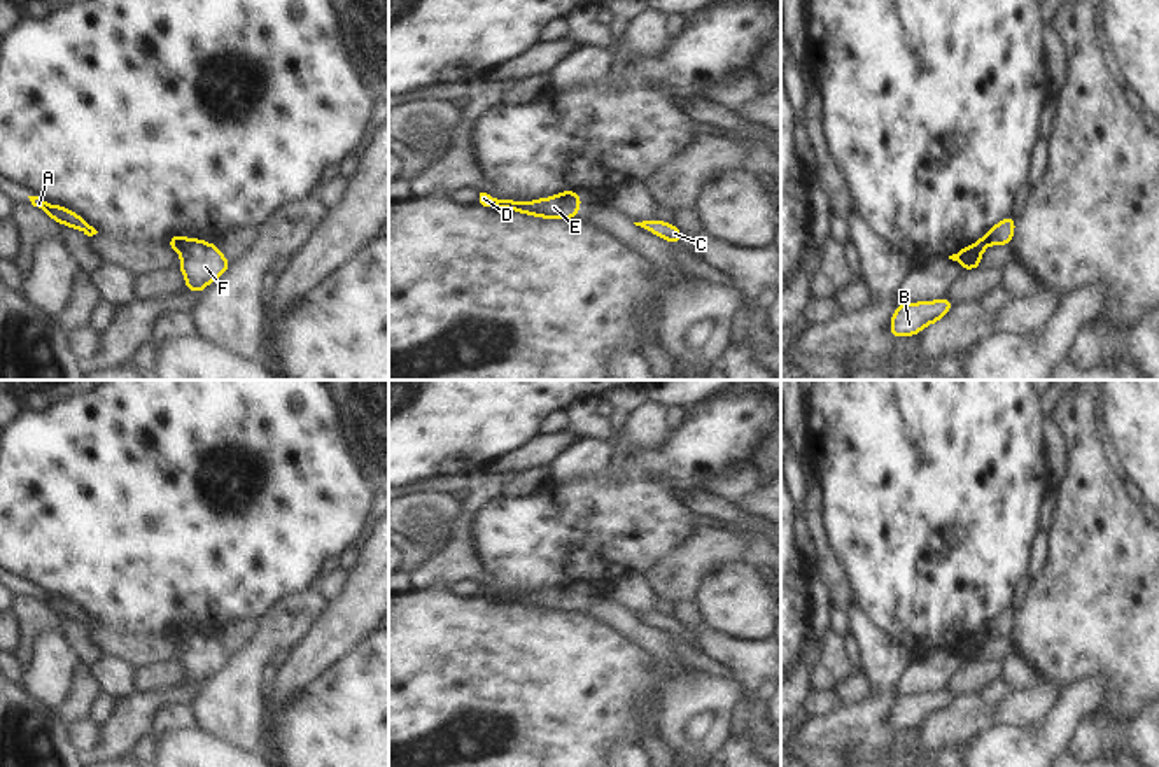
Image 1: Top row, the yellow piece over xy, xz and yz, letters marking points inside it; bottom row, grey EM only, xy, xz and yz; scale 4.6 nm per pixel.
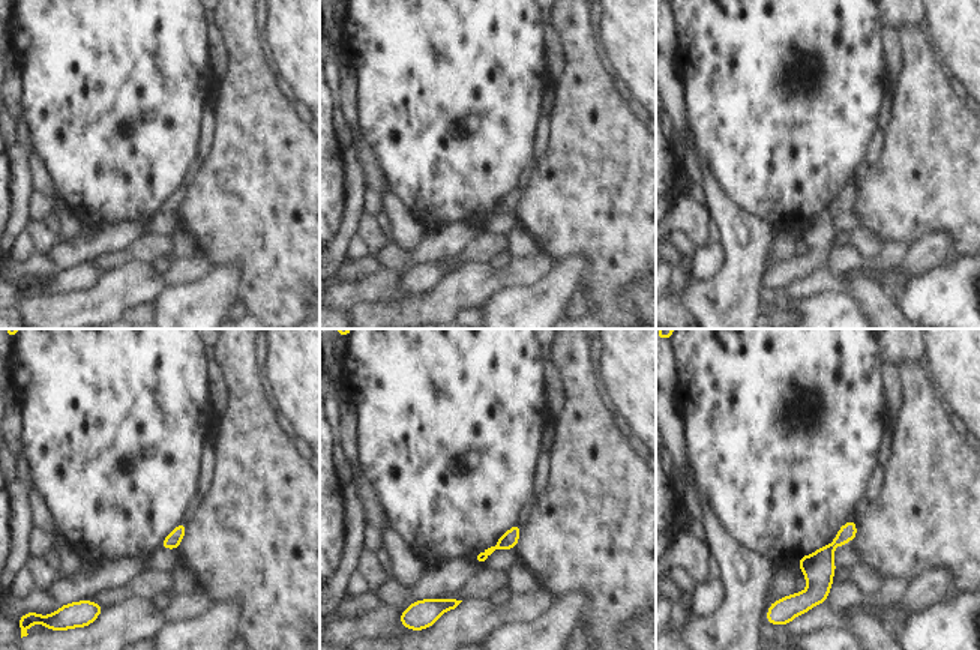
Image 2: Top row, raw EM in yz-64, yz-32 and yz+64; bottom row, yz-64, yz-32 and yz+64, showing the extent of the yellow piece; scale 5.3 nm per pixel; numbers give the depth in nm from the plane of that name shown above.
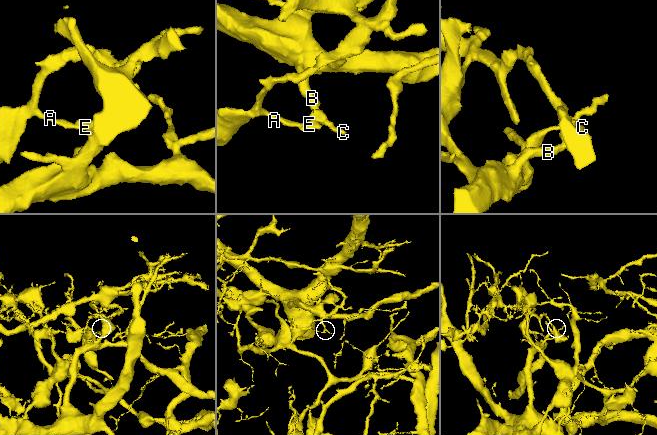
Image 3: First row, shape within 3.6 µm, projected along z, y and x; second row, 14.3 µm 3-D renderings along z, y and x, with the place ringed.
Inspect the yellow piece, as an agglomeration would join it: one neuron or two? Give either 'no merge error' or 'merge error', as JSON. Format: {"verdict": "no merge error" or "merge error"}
{"verdict": "merge error"}

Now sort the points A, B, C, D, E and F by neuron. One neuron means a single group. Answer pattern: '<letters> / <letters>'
A D E / B C F

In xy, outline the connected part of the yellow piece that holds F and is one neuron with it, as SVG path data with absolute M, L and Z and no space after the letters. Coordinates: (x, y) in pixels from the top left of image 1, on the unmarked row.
M172 629L166 639L180 646L180 657L177 660L186 671L184 681L191 685L203 685L207 678L221 671L231 657L215 636L200 630Z

